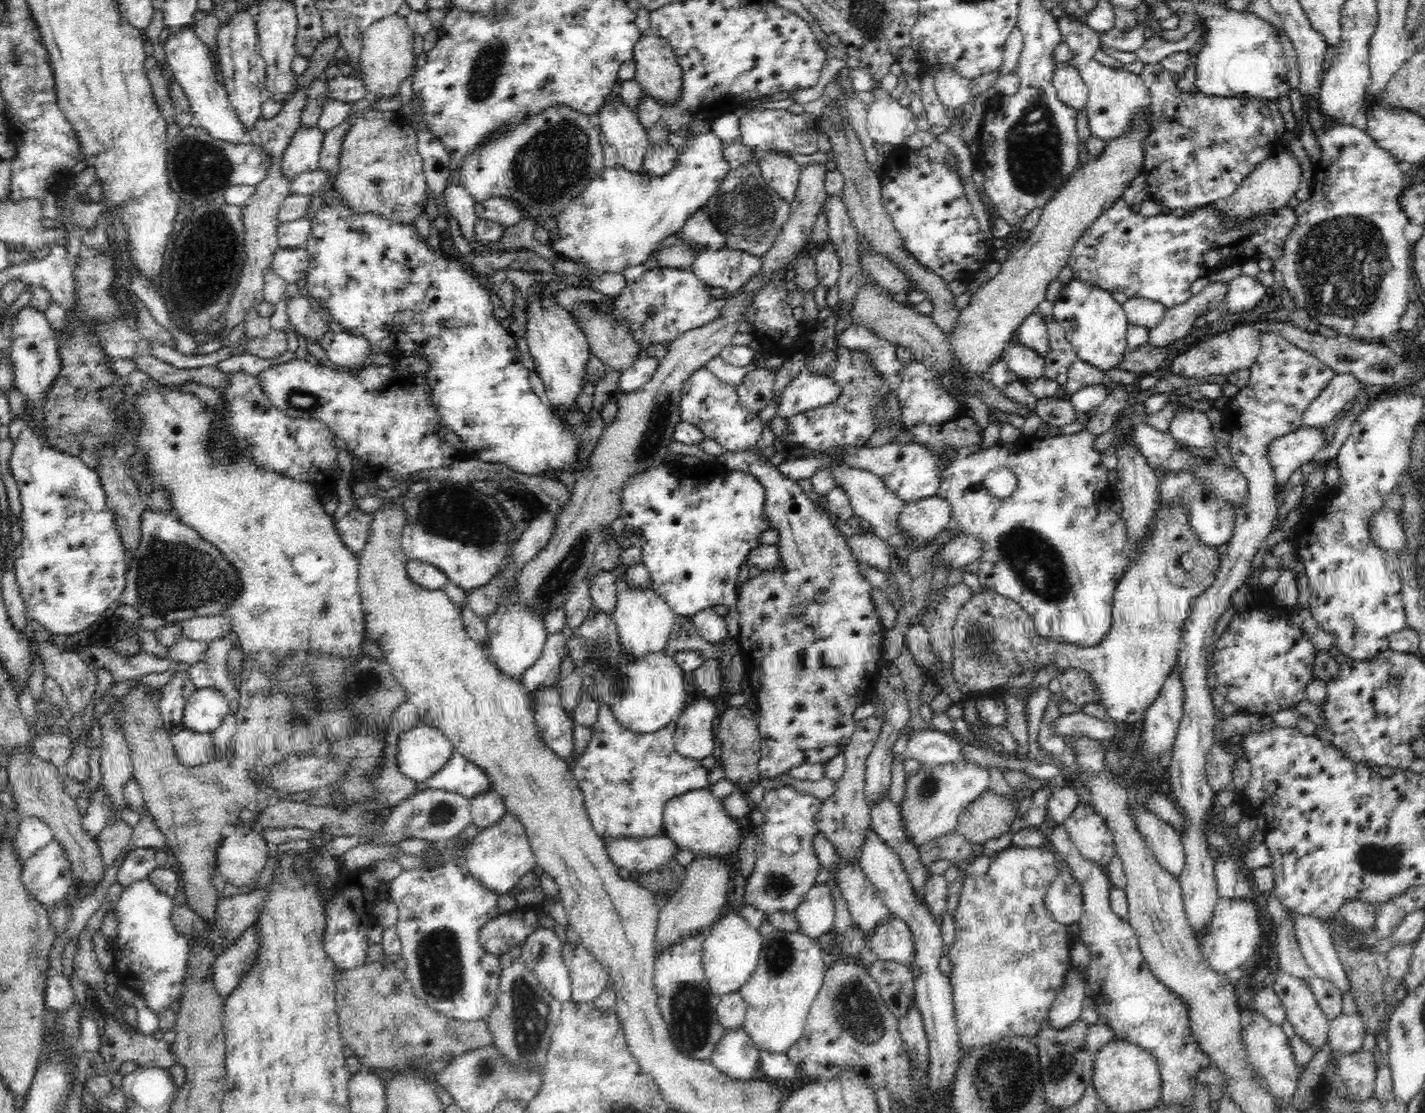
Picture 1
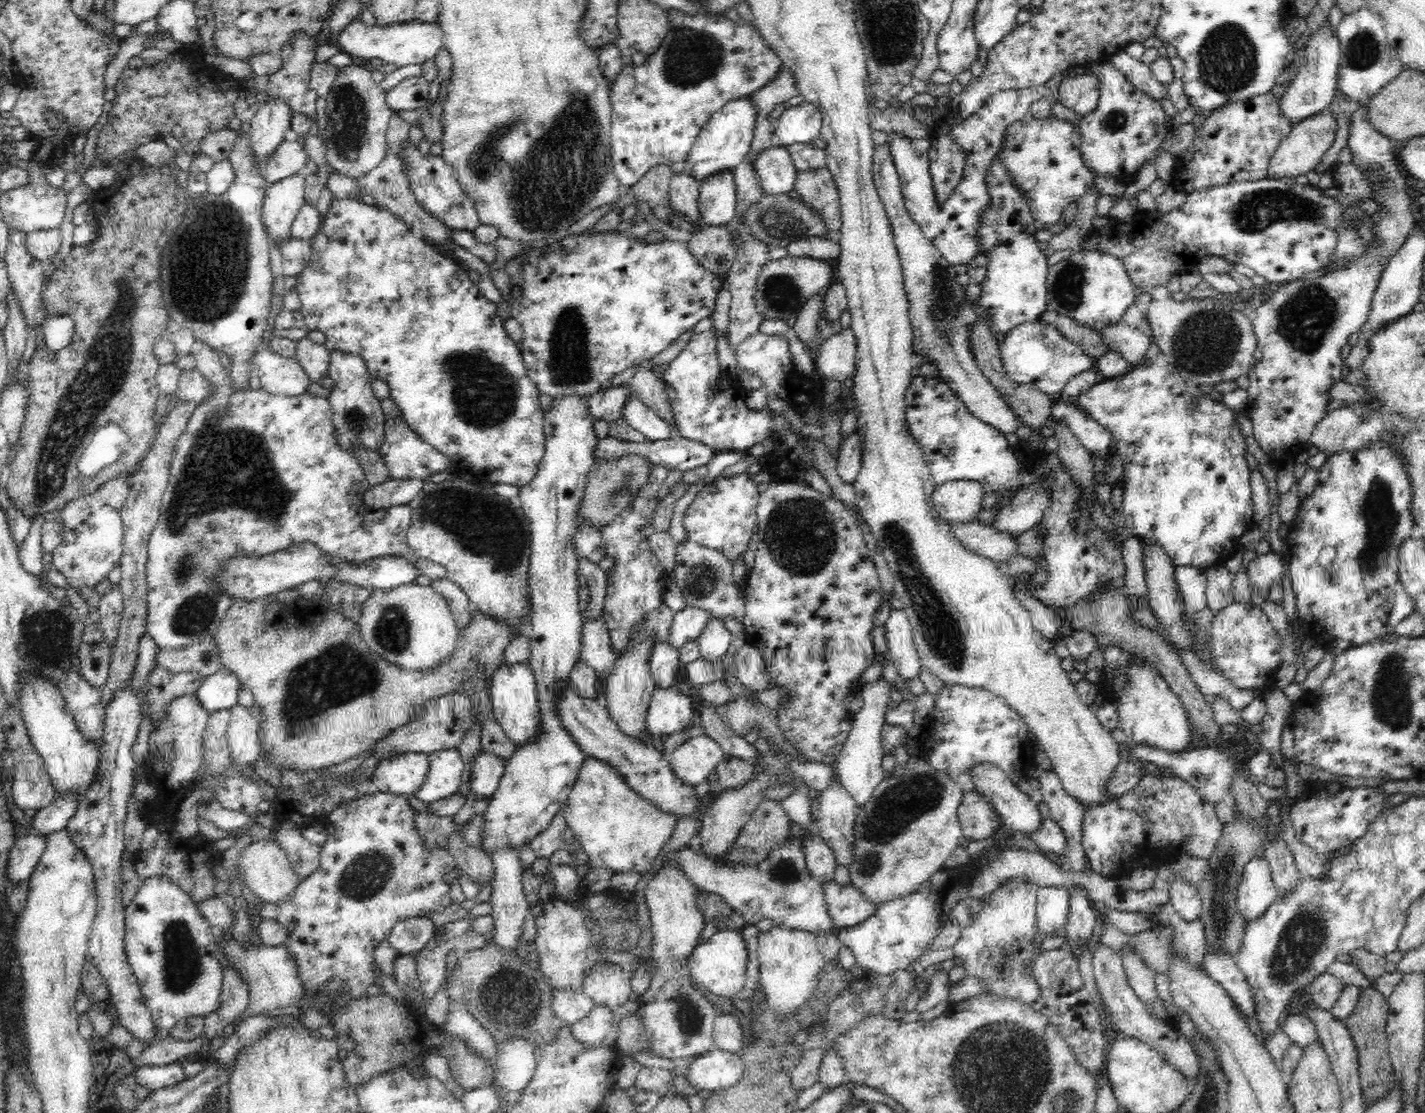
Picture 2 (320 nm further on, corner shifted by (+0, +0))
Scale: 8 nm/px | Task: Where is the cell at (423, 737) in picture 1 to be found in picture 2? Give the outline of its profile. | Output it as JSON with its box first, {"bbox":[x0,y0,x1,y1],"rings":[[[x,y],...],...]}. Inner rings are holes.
{"bbox":[371,752,429,795],"rings":[[[406,752],[381,759],[371,774],[371,782],[380,792],[414,795],[429,771],[429,756],[423,752]]]}

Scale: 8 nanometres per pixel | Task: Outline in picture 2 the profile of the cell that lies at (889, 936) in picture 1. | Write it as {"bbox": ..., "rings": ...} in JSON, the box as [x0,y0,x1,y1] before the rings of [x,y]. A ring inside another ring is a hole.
{"bbox":[823,879,878,928],"rings":[[[834,879],[823,884],[826,909],[836,928],[853,927],[870,918],[878,908],[851,884],[836,883]]]}

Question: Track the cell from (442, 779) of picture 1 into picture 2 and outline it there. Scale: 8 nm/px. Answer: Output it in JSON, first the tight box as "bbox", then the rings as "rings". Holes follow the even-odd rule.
{"bbox":[415,748,464,803],"rings":[[[457,748],[442,749],[427,755],[429,771],[415,797],[430,803],[458,792],[464,774],[464,759],[460,751]]]}

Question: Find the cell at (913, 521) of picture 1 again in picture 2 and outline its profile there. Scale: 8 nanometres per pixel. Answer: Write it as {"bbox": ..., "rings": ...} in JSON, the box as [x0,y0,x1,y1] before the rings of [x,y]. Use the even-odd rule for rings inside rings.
{"bbox":[932,480,986,525],"rings":[[[948,480],[932,493],[932,504],[940,518],[950,525],[977,520],[986,491],[976,480]]]}

